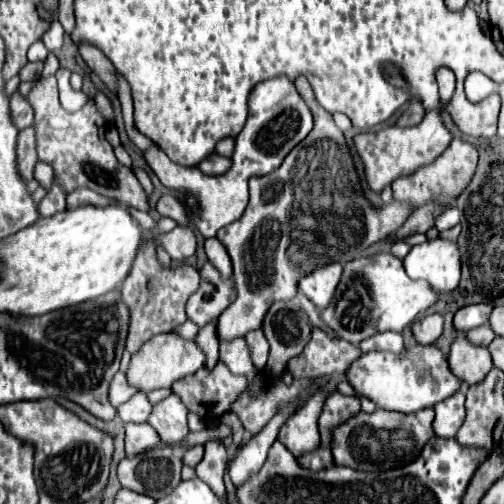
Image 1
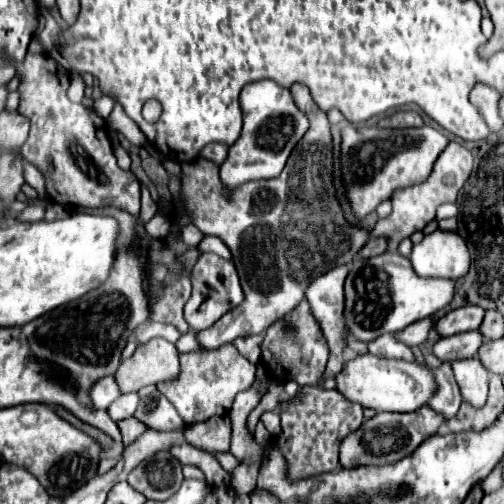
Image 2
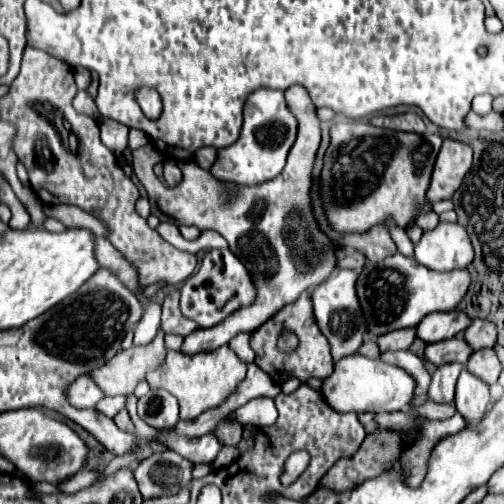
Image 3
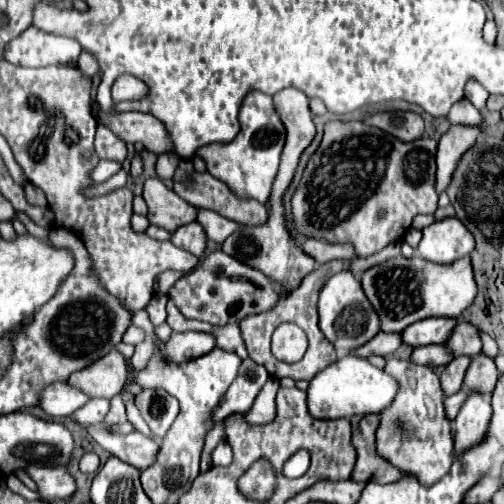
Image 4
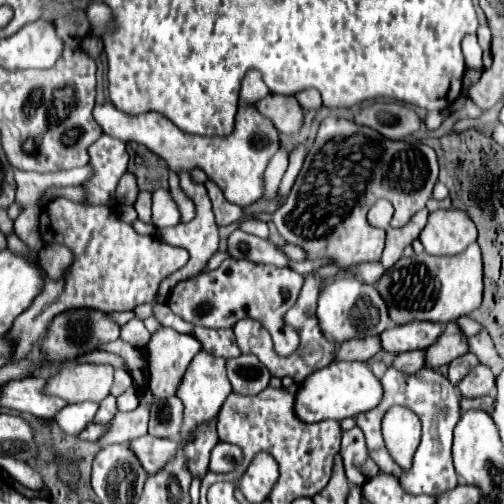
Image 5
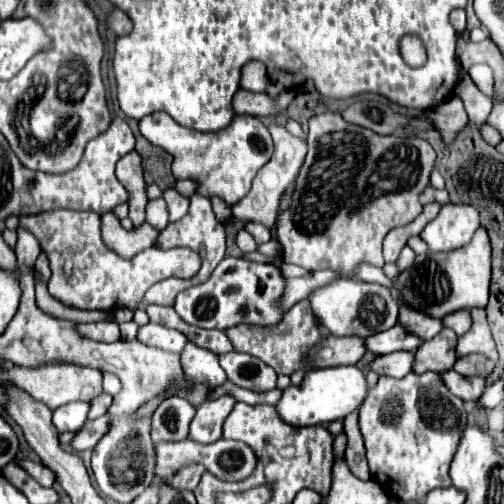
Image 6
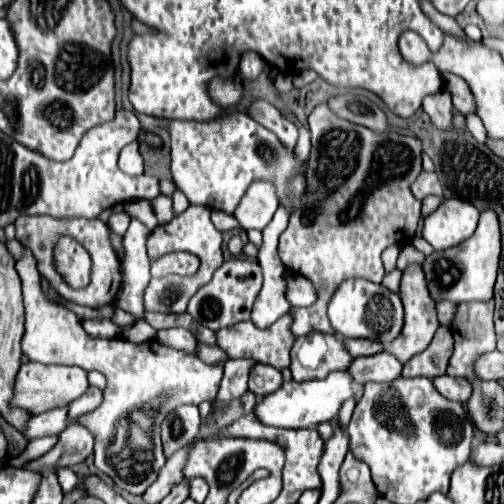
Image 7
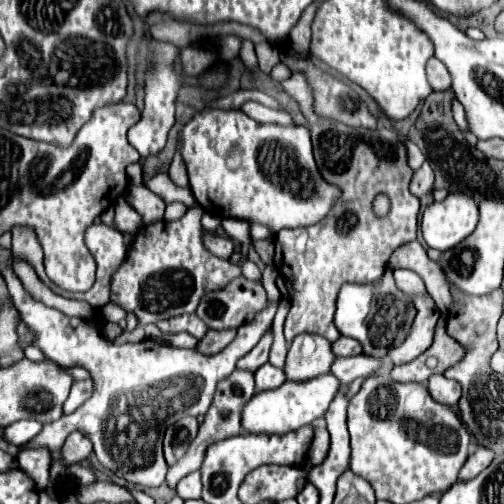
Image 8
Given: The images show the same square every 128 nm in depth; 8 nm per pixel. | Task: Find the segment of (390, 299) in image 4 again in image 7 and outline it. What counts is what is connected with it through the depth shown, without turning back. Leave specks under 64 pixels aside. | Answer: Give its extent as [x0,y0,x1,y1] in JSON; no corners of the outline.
[422,210,500,304]

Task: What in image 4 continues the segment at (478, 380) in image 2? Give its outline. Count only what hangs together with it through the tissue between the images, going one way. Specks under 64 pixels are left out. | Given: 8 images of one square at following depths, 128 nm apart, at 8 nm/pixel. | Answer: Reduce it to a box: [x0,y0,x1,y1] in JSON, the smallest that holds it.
[454,390,492,452]

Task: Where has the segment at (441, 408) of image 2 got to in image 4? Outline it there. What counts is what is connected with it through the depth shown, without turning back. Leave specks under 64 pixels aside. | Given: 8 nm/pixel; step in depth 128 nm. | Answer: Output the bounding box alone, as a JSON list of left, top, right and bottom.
[440,356,470,396]

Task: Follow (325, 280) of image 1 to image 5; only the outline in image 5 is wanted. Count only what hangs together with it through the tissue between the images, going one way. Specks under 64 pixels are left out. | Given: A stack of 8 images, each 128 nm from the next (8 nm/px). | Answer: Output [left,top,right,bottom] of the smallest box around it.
[318,276,388,344]

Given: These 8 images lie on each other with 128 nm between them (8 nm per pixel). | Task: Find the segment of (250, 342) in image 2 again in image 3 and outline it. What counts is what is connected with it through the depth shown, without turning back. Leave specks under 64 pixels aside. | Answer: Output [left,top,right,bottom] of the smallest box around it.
[230,334,254,362]

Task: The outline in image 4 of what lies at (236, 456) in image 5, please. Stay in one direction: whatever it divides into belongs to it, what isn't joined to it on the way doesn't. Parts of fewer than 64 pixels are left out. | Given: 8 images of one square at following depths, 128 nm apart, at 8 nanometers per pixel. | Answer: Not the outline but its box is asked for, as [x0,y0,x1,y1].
[216,442,232,466]

